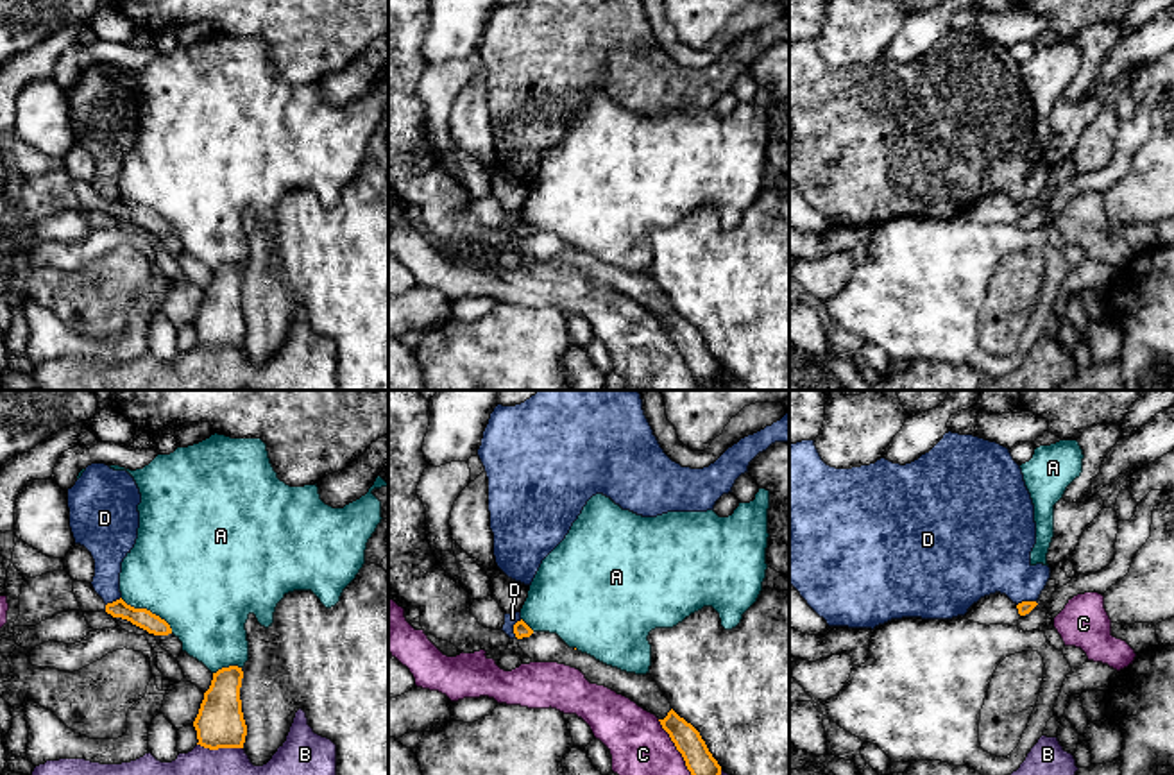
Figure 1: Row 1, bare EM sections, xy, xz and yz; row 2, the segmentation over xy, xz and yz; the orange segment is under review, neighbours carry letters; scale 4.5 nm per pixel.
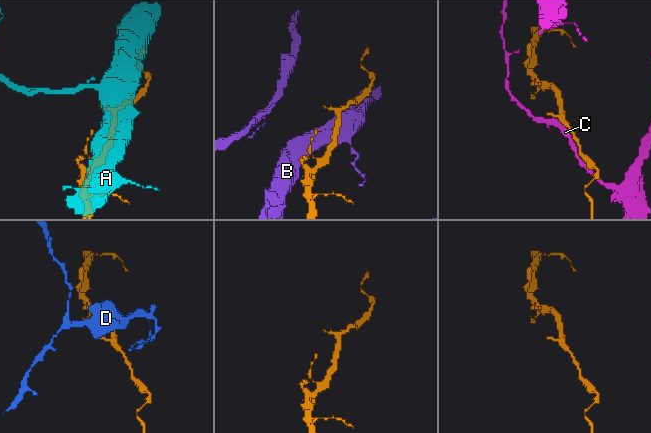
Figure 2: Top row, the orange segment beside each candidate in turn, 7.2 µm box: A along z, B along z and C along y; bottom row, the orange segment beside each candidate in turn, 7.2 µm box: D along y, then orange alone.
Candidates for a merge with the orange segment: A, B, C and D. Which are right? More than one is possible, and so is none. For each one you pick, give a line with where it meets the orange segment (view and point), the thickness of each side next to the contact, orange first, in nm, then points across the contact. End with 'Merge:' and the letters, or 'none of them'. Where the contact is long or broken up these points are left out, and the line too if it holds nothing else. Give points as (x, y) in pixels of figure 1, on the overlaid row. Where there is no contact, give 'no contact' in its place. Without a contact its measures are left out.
Merge: none of them

